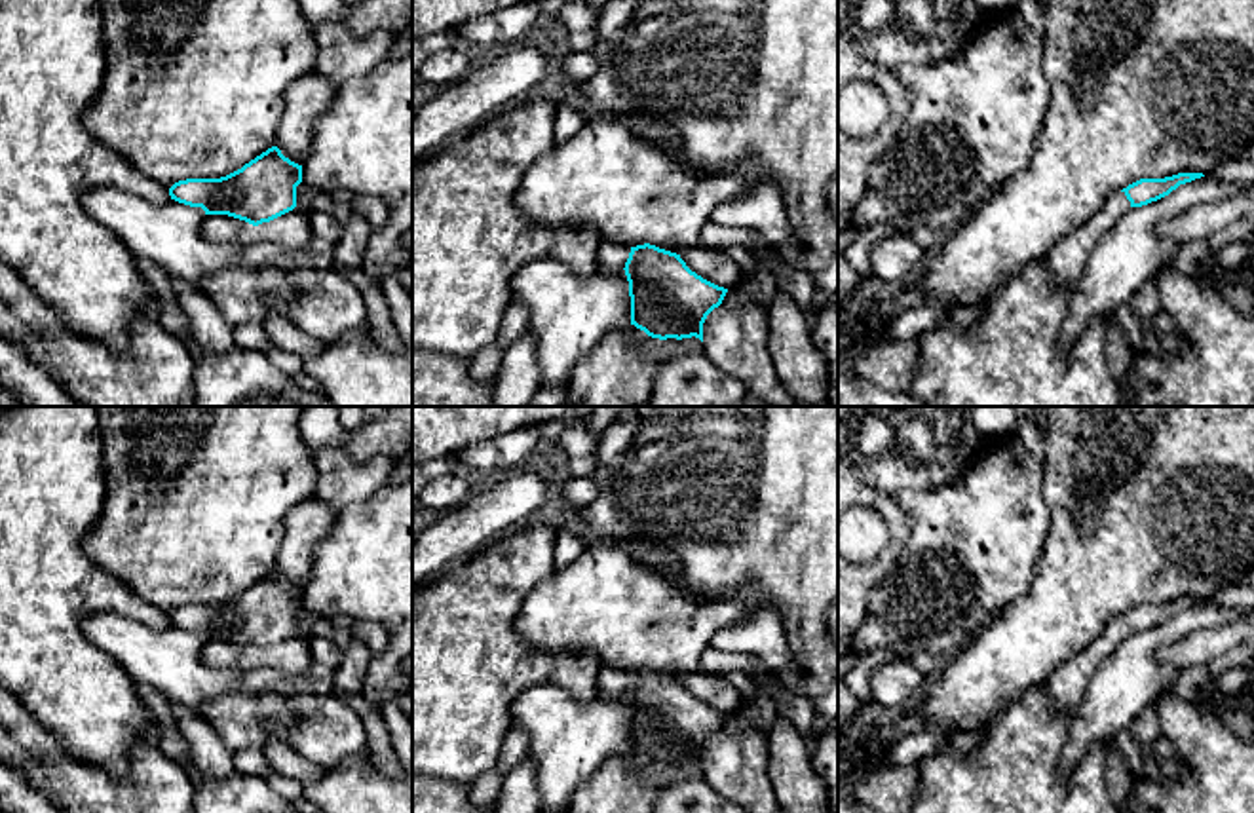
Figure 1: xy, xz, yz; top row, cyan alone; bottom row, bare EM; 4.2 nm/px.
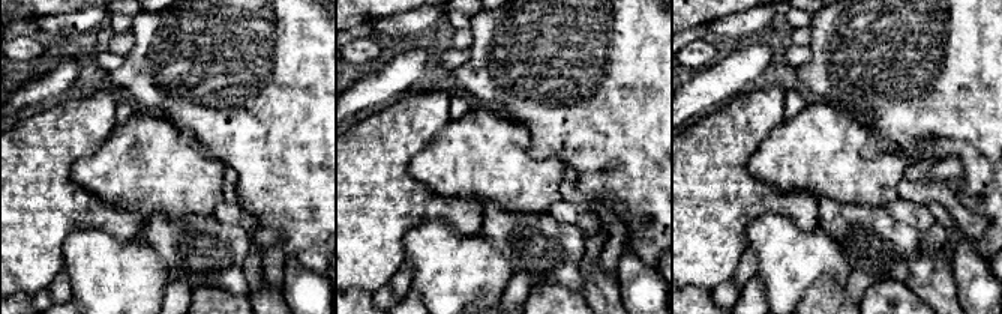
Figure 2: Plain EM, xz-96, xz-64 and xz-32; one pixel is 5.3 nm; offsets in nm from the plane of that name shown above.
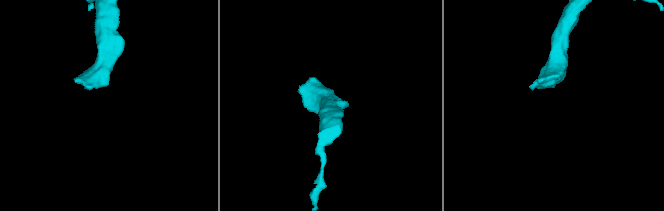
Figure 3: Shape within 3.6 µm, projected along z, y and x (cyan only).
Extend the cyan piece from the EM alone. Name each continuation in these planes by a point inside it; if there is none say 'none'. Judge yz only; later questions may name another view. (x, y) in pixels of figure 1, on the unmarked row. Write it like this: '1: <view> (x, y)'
1: yz (1066, 686)

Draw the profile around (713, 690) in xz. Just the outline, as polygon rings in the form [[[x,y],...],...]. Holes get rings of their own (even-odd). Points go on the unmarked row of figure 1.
[[[697,671],[678,680],[692,697],[718,712],[735,714],[743,705],[737,688],[718,674]]]

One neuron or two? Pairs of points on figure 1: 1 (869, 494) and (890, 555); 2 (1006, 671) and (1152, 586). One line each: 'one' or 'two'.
1: one
2: one

